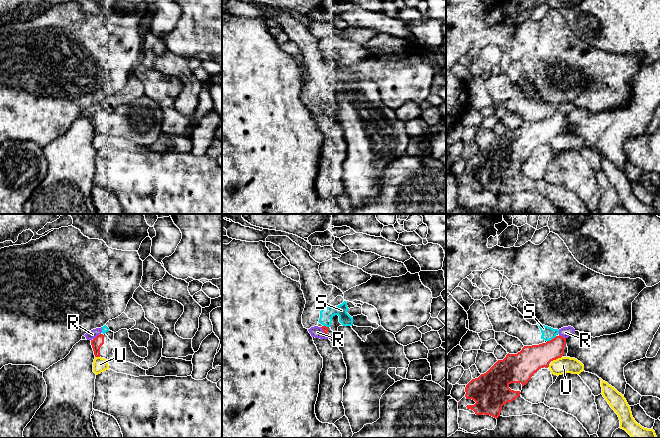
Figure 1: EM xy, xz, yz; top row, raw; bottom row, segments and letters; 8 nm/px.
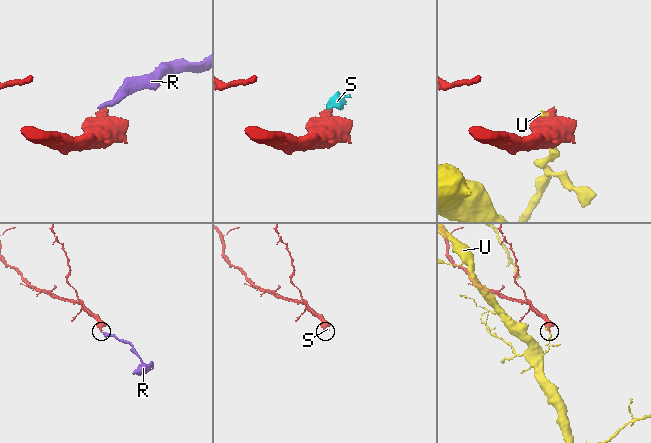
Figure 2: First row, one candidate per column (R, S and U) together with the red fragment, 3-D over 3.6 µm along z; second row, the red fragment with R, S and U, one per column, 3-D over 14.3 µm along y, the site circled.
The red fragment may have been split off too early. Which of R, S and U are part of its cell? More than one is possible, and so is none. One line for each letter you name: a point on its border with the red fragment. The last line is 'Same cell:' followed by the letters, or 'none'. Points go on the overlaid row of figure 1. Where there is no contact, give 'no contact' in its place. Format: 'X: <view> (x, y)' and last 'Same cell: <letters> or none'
Same cell: none

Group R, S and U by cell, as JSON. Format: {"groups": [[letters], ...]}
{"groups": [["R", "S"], ["U"]]}

